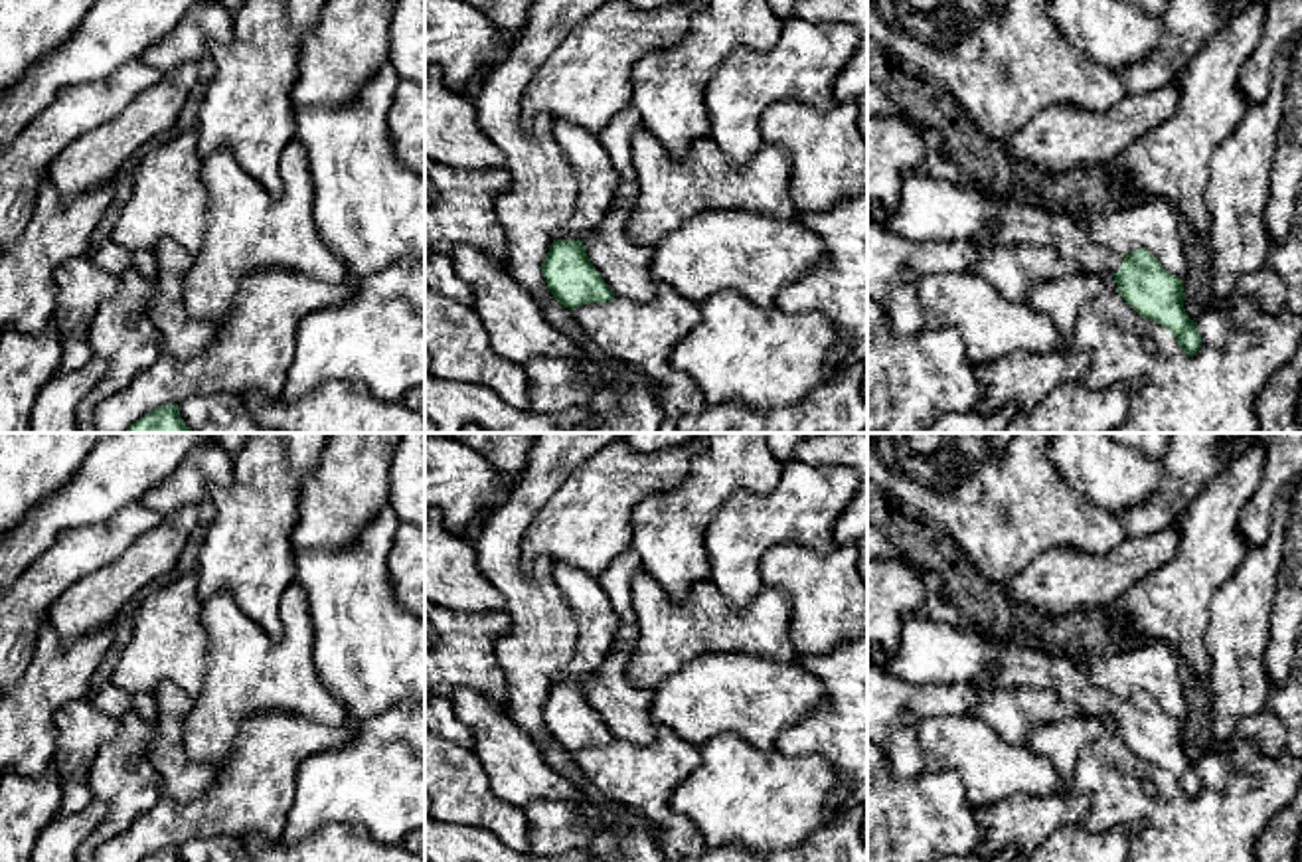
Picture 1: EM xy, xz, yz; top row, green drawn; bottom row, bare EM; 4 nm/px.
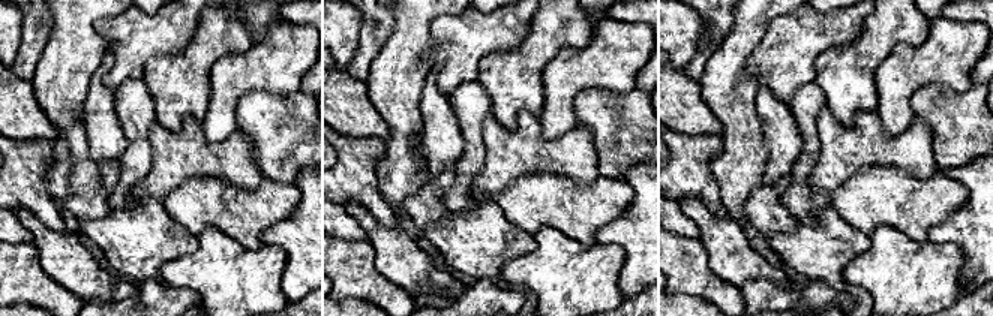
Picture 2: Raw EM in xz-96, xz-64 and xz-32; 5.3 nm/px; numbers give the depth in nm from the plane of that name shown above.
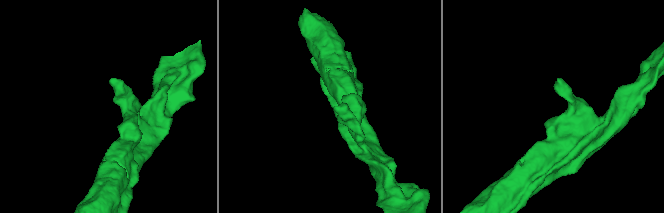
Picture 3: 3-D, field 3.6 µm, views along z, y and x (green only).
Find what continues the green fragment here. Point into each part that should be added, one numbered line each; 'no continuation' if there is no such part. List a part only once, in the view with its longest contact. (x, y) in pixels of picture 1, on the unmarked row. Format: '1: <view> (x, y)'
1: yz (929, 653)

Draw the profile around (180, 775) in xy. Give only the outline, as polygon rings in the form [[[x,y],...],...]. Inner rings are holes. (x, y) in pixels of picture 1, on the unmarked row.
[[[170,680],[160,682],[152,694],[158,716],[148,757],[160,775],[162,791],[166,797],[196,797],[213,783],[211,771],[186,751],[184,718],[192,712],[196,698]]]

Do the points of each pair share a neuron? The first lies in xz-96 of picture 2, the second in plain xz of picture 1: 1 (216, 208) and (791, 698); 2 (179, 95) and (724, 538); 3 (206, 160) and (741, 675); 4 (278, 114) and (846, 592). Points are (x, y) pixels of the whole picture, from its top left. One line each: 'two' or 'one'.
1: one
2: two
3: two
4: one

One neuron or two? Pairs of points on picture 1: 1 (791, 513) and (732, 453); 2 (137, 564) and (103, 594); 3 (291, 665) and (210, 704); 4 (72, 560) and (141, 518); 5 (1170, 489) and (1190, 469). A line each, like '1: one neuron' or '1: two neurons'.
1: two neurons
2: one neuron
3: one neuron
4: one neuron
5: one neuron

